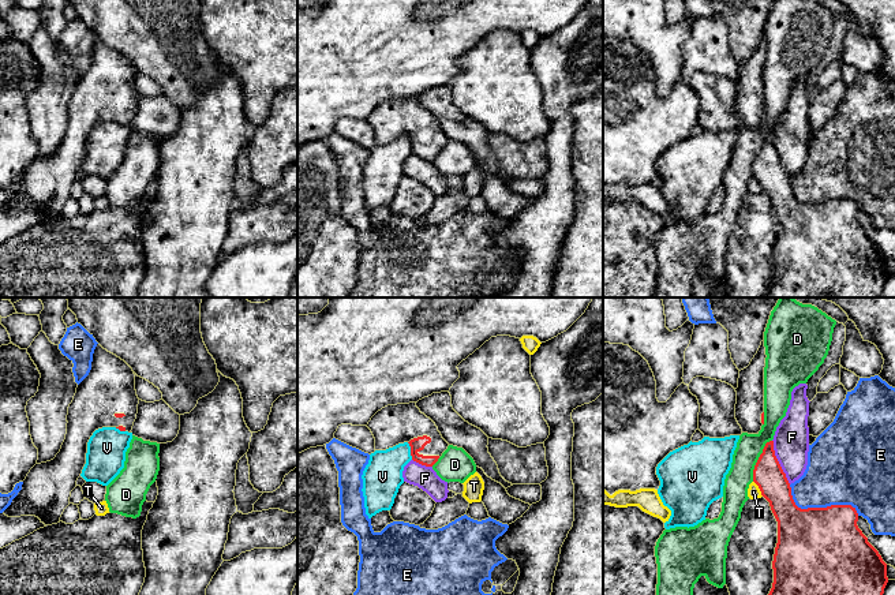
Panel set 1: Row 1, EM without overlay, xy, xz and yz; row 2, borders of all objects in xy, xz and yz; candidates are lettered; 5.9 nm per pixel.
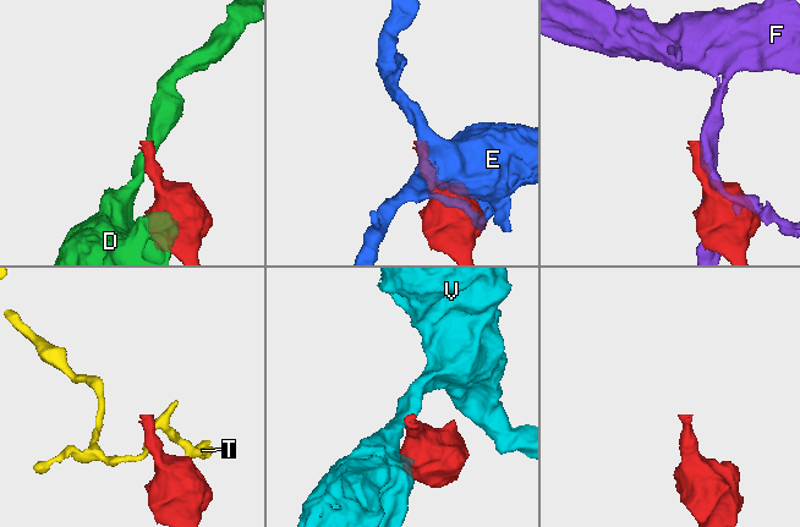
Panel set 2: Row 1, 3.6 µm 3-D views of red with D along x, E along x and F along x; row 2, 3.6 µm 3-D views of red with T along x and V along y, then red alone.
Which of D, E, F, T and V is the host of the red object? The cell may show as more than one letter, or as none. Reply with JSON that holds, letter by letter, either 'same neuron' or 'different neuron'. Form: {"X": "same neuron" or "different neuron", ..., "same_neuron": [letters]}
{"D": "different neuron", "E": "different neuron", "F": "different neuron", "T": "different neuron", "V": "different neuron", "same_neuron": []}

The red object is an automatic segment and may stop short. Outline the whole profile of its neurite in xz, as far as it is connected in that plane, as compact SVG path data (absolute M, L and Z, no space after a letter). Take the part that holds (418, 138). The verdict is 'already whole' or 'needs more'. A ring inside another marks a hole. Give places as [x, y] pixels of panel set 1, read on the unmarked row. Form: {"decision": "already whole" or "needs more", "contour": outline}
{"decision": "needs more", "contour": "M416 97L387 100L371 112L367 121L375 132L375 145L408 136L412 154L426 161L432 161L449 141Z"}

